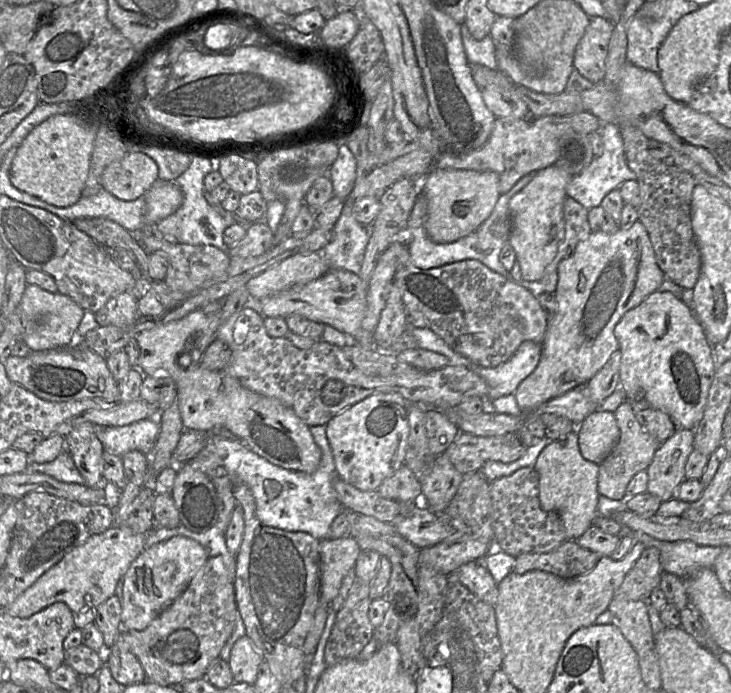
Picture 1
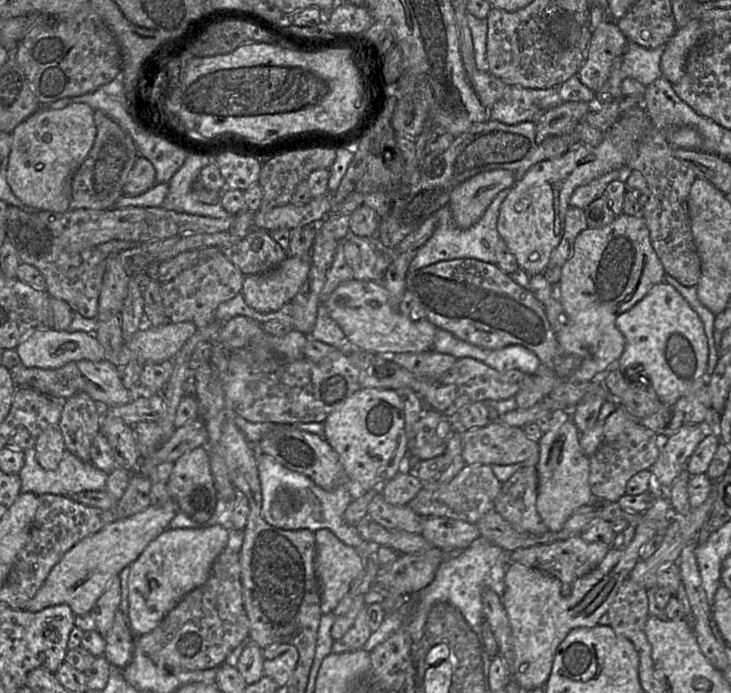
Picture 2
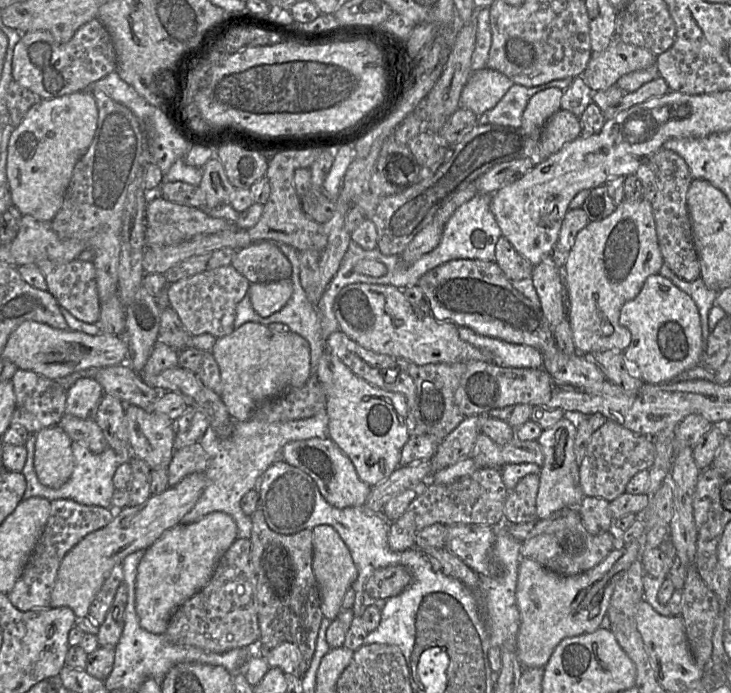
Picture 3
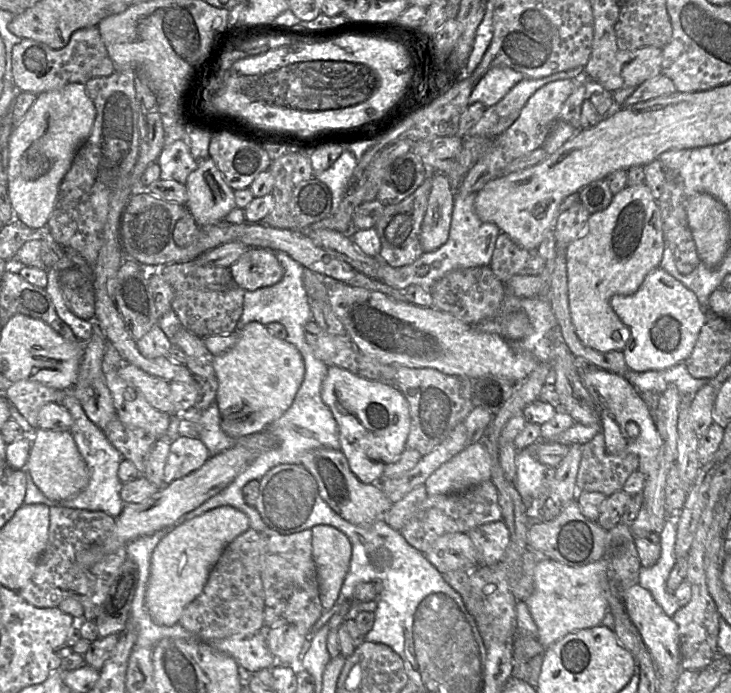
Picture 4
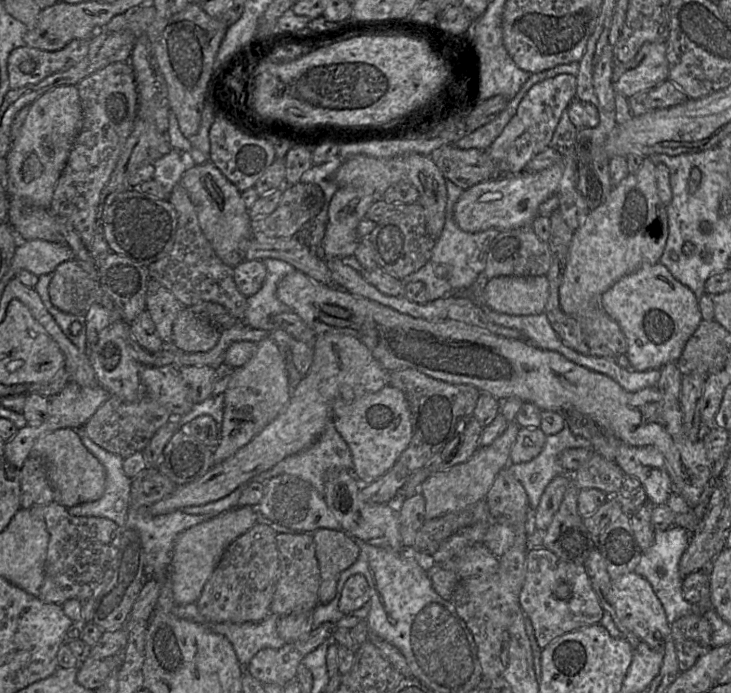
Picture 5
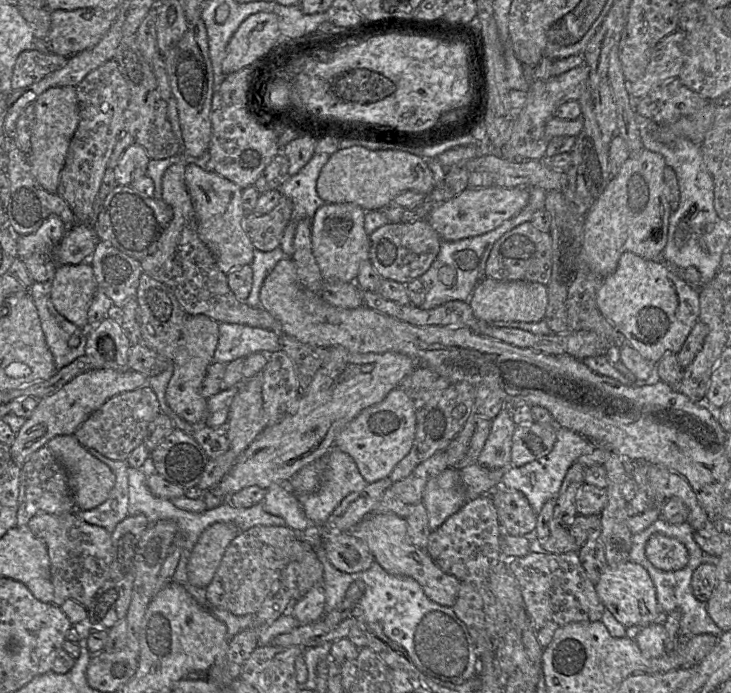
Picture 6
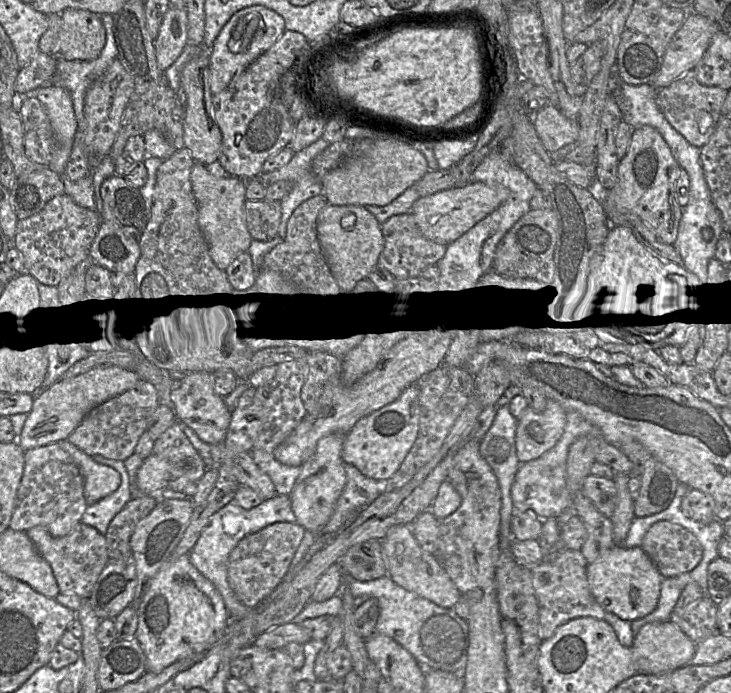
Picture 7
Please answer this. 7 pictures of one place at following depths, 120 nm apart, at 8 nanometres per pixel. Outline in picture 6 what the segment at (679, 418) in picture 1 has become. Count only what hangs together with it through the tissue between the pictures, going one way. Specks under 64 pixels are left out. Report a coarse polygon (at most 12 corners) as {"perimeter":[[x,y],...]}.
{"perimeter":[[624,252],[596,304],[655,365],[698,322],[699,289]]}

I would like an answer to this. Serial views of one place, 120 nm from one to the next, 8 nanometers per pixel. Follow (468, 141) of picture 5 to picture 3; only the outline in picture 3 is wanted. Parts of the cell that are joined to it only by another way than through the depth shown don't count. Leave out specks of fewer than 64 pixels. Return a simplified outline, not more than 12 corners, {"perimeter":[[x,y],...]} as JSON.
{"perimeter":[[573,79],[535,87],[513,84],[478,124],[520,128],[534,94],[553,87],[564,91]]}

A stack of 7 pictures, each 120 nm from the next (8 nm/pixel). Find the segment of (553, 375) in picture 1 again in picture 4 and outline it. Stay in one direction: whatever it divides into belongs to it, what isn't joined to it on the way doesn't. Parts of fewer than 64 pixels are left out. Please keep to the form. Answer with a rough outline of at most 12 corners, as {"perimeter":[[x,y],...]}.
{"perimeter":[[644,183],[589,215],[565,248],[584,345],[623,351],[612,309],[659,266],[661,215]]}

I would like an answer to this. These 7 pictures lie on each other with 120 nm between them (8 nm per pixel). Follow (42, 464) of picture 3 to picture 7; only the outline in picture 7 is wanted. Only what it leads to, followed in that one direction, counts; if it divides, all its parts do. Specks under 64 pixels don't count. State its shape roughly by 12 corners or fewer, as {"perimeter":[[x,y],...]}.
{"perimeter":[[67,439],[58,443],[81,470],[88,505],[119,488],[114,468]]}

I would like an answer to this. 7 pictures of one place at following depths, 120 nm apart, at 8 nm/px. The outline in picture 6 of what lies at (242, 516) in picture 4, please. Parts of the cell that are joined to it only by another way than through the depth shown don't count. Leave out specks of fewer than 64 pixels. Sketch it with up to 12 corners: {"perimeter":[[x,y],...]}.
{"perimeter":[[215,523],[200,535],[188,561],[190,584],[210,584],[239,533]]}

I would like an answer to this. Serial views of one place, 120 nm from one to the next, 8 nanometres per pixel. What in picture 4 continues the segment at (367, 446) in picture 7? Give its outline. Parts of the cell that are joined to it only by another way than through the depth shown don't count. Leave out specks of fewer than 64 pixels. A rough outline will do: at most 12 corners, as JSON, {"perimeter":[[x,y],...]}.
{"perimeter":[[327,368],[321,398],[340,450],[378,484],[406,448],[406,399]]}

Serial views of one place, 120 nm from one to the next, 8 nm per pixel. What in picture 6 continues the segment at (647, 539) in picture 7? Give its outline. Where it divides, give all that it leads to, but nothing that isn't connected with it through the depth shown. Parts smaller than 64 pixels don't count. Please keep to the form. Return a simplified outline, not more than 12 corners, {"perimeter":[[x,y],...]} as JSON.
{"perimeter":[[662,534],[649,538],[645,555],[665,572],[689,562],[684,544]]}

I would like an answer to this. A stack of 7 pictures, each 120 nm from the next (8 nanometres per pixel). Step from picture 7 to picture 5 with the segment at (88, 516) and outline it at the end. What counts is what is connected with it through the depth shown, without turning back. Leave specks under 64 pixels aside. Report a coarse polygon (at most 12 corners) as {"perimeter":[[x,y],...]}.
{"perimeter":[[74,429],[104,466],[106,483],[96,501],[67,508],[73,516],[95,516],[126,528],[132,479],[118,454]]}

